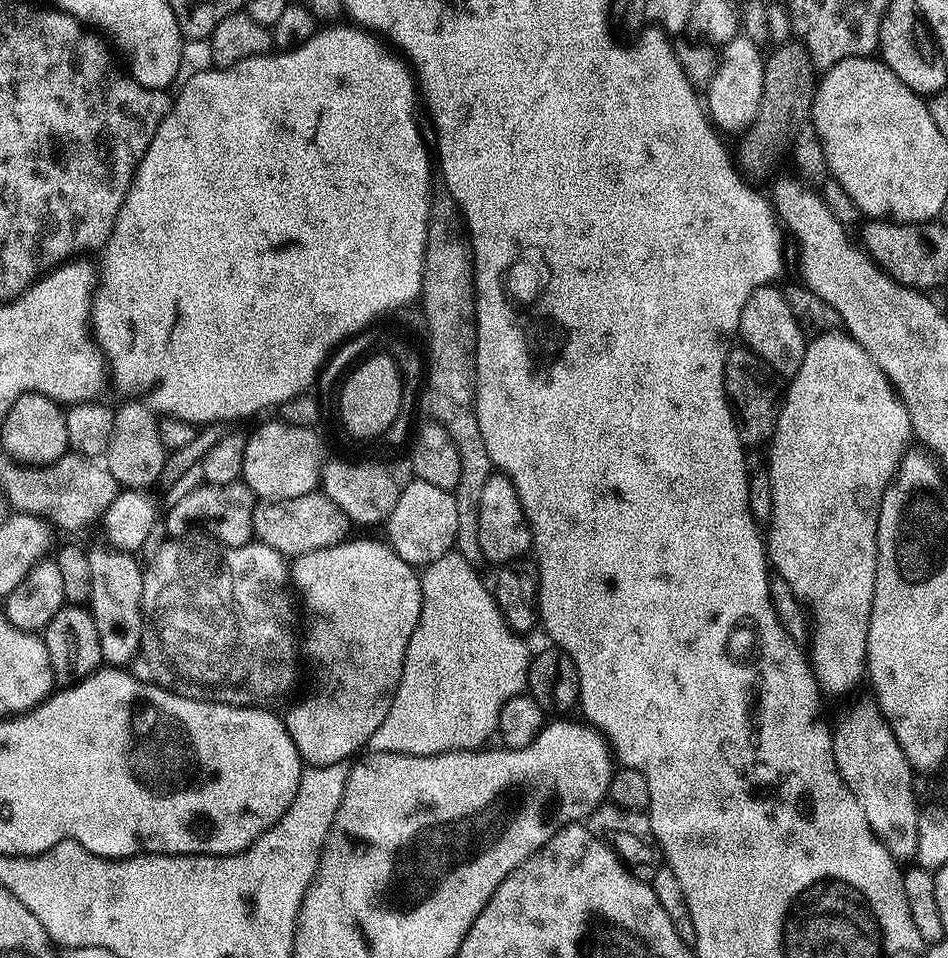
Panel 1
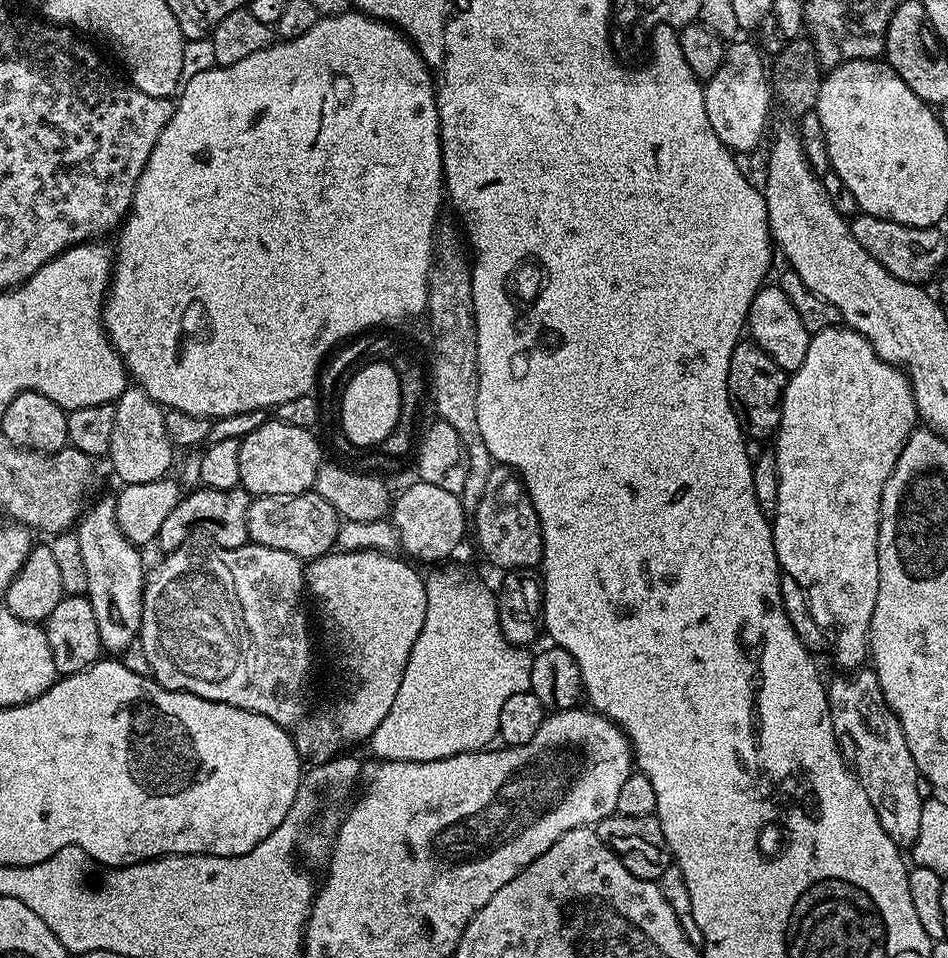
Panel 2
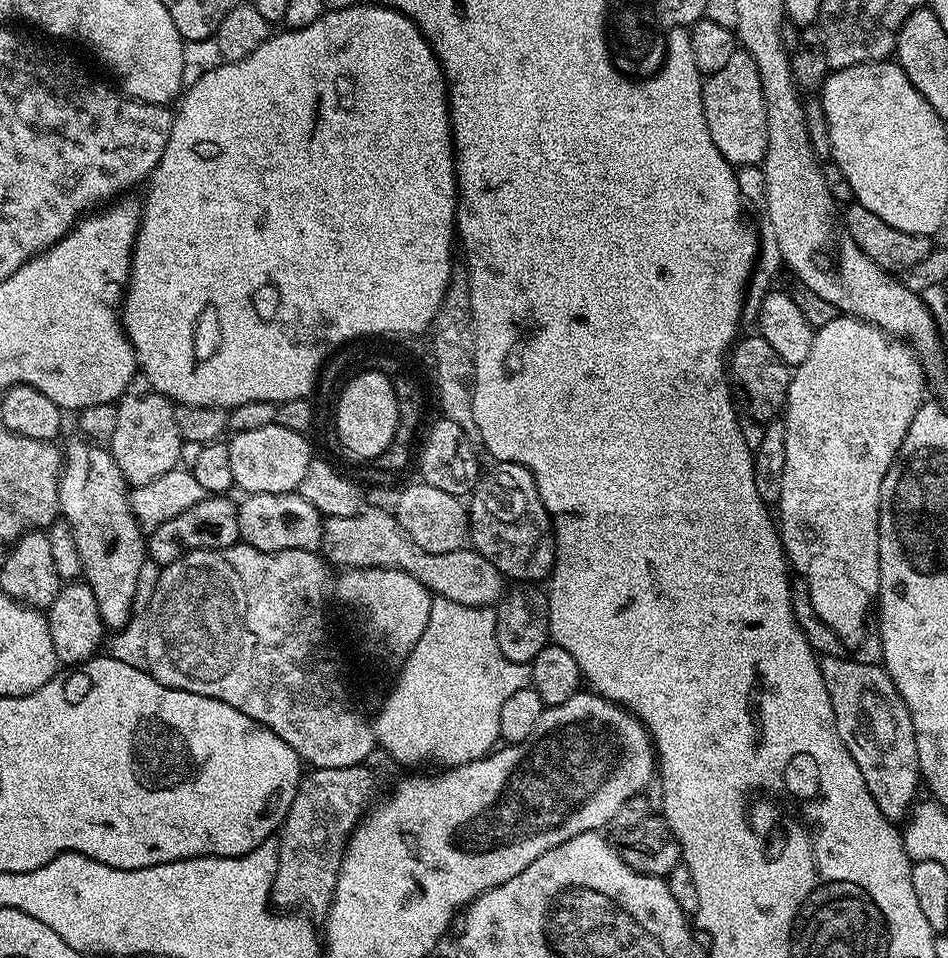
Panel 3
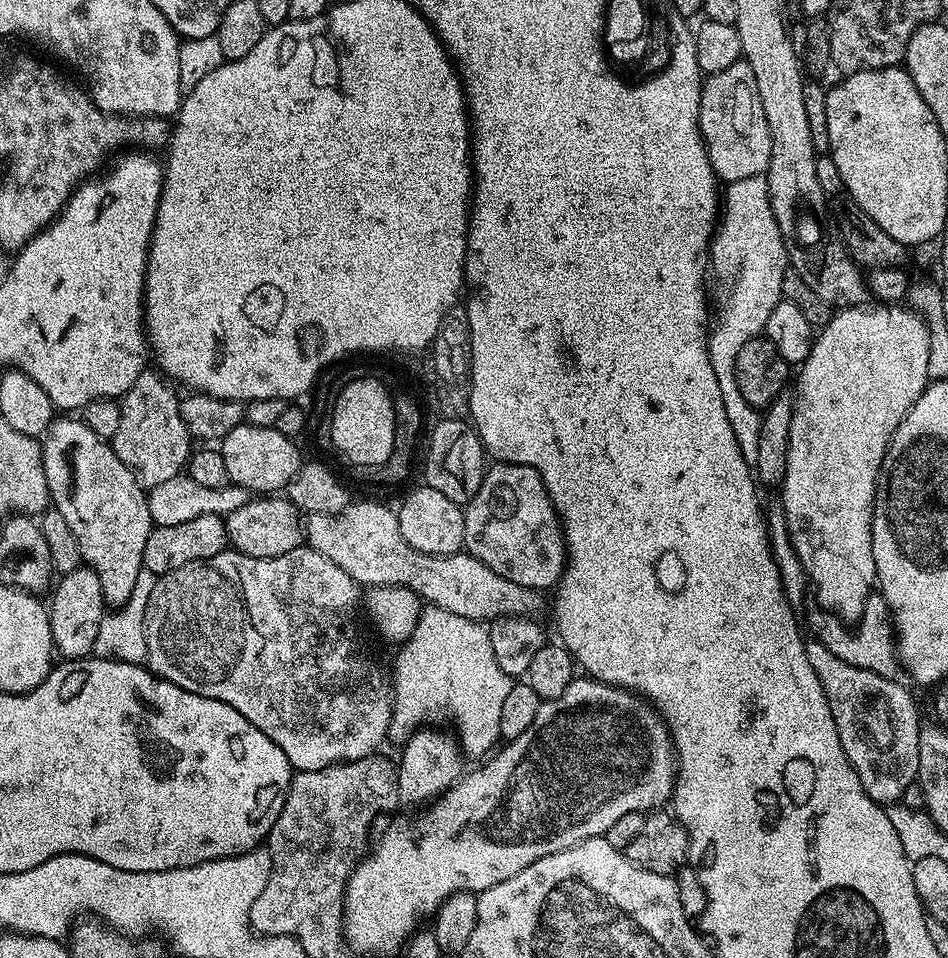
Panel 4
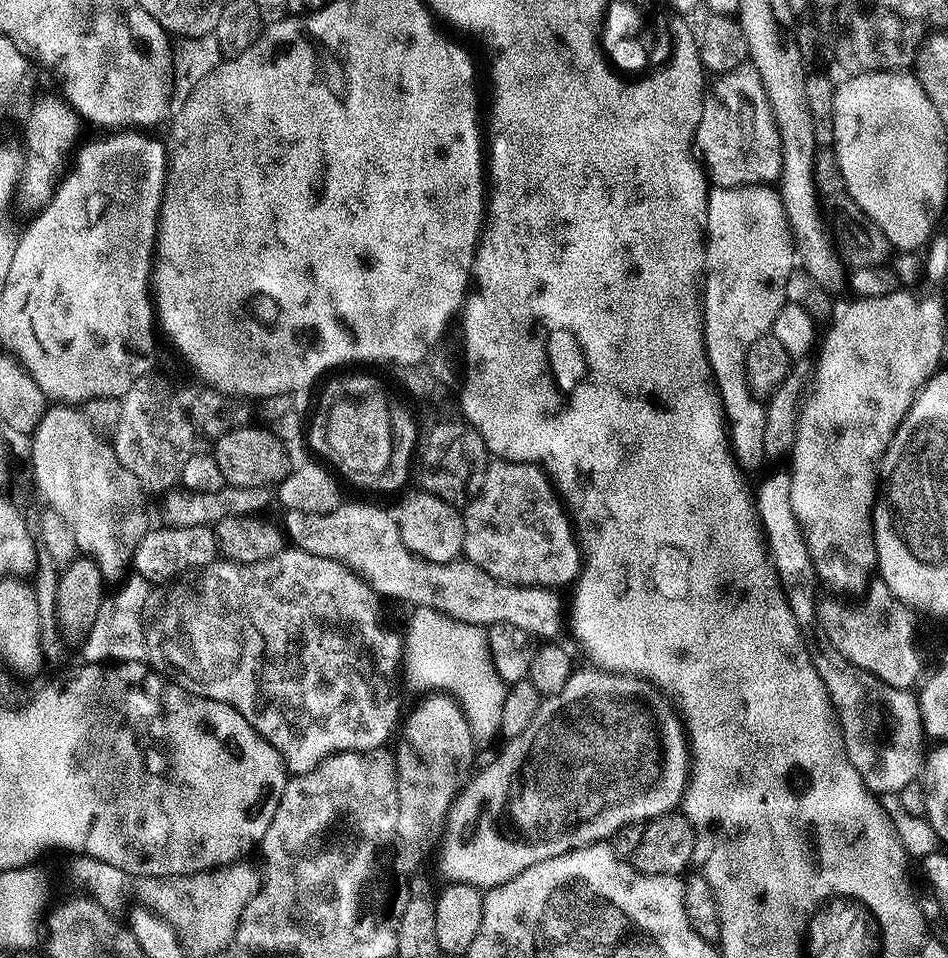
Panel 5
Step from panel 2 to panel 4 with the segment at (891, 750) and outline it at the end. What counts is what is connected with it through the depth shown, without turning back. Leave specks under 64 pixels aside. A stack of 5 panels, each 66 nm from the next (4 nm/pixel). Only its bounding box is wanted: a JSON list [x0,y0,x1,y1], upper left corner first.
[808,650,922,805]

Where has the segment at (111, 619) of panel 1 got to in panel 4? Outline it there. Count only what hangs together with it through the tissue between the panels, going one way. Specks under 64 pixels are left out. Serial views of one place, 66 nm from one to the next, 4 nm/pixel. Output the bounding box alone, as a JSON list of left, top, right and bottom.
[42,419,154,610]

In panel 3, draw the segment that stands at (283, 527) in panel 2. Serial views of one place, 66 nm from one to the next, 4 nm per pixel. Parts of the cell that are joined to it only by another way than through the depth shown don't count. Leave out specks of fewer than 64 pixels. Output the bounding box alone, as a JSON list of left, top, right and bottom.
[236,492,325,552]

